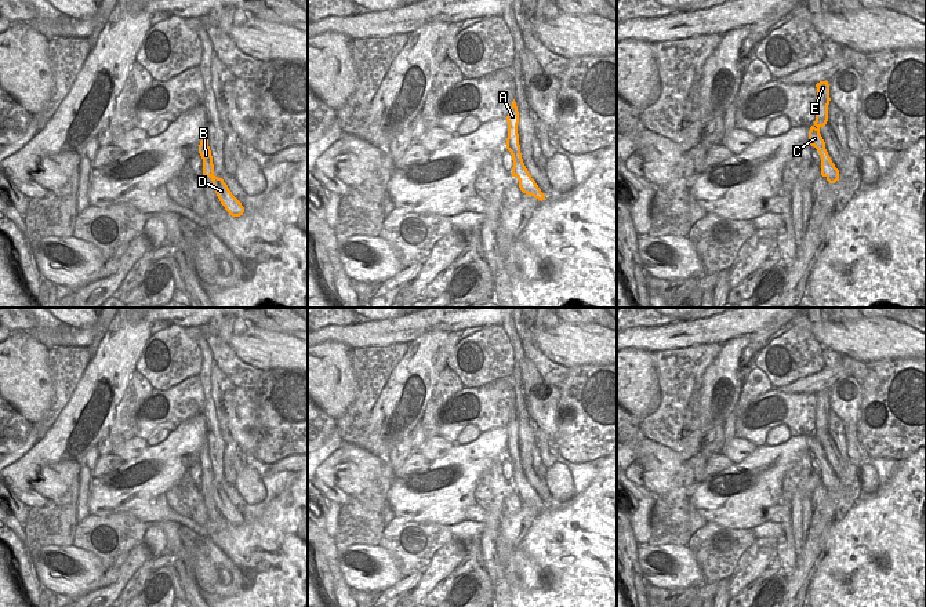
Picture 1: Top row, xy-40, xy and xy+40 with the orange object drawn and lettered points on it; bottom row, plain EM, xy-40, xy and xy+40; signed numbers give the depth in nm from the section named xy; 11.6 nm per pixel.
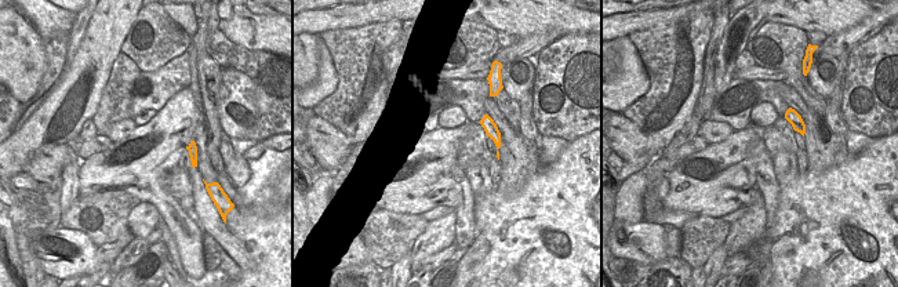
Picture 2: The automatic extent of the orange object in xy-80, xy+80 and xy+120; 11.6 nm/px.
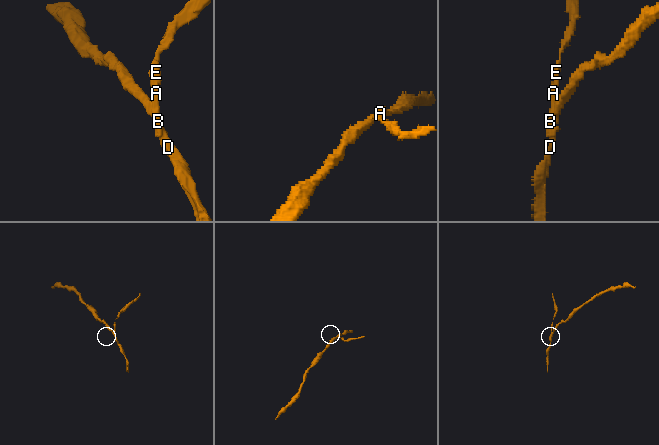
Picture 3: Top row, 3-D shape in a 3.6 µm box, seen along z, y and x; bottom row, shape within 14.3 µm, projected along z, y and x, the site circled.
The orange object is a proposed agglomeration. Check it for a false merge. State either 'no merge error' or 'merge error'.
merge error

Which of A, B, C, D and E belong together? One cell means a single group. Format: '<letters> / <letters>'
A B E / C D

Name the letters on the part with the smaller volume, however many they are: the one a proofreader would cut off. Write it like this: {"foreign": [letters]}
{"foreign": ["A", "B", "E"]}

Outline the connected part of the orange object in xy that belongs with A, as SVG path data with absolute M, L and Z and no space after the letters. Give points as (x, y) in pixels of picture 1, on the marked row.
M515 99L509 108L506 121L508 121L506 141L509 142L509 152L512 155L512 159L515 160L513 167L512 167L512 177L516 177L519 179L519 177L516 175L516 164L520 163L523 159L522 159L522 153L520 153L519 134L518 134L519 112L518 112Z

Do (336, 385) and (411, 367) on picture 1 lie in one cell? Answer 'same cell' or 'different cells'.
different cells

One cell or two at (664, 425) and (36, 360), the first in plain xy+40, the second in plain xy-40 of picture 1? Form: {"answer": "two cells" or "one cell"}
{"answer": "two cells"}

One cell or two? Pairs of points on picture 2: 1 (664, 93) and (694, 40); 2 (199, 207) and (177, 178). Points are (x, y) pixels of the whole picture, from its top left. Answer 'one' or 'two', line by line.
1: one
2: two

